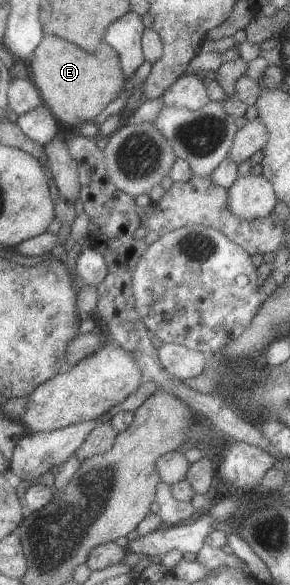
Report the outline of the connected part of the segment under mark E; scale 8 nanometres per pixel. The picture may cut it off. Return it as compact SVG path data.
M46 35L37 49L31 71L32 79L40 88L46 105L65 125L77 128L100 116L120 96L127 83L120 67L120 55L111 45L102 42L96 53L88 53L77 43L57 35Z

